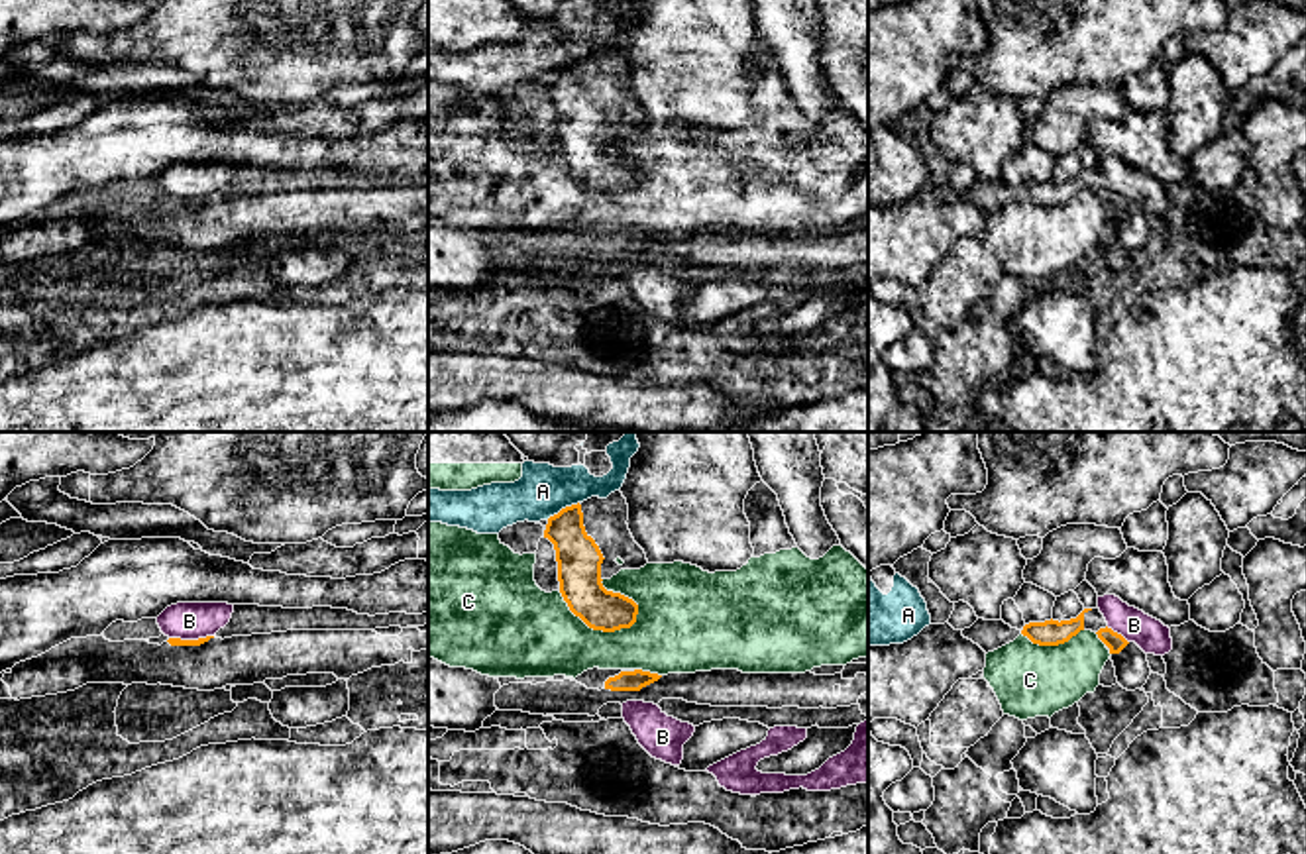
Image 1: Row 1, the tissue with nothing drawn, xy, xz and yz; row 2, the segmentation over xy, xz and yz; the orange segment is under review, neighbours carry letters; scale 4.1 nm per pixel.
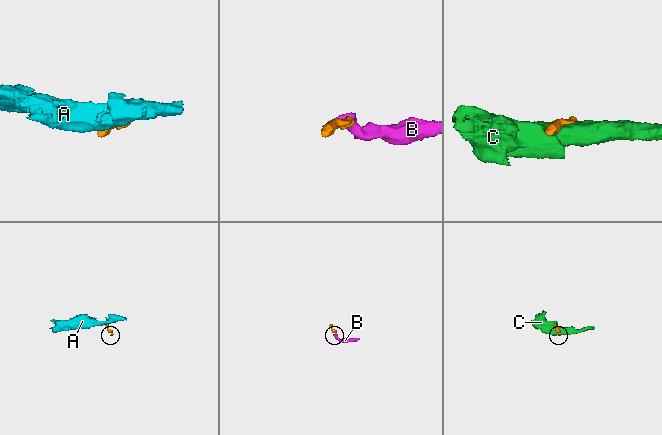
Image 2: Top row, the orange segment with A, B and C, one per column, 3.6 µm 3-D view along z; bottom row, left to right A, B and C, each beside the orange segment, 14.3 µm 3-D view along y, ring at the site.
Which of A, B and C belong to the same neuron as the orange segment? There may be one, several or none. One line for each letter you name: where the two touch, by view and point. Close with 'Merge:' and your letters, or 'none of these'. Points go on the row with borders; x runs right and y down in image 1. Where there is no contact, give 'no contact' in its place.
B: contact xy (191, 640)
Merge: B

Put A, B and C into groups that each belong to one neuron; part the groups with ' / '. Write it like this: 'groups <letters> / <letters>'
groups A / B / C

